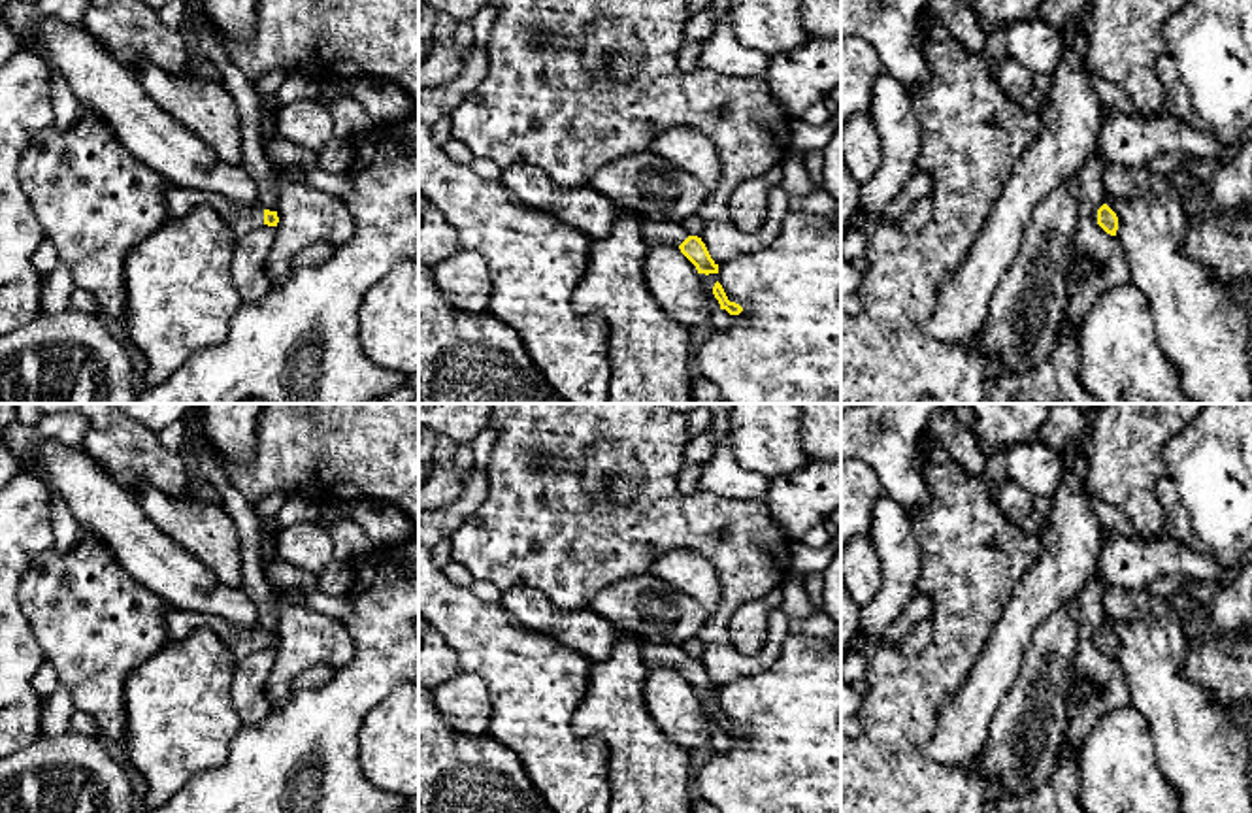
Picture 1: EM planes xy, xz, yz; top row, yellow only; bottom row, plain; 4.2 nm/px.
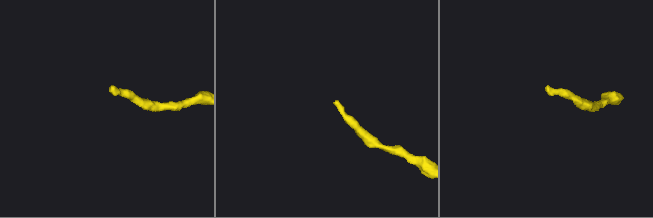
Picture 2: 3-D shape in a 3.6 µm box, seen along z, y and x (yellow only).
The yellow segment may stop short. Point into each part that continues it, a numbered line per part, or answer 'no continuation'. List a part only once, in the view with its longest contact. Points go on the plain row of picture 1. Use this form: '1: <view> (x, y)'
1: xy (180, 623)

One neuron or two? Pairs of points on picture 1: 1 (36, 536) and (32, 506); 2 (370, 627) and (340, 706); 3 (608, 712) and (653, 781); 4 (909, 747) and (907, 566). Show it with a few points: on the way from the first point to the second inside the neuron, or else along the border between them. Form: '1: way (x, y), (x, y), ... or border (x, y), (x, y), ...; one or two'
1: way (32, 529), (32, 514); one
2: way (370, 646), (370, 676), (359, 687); one
3: way (625, 729), (632, 736), (643, 764); one
4: border (921, 549), (921, 574), (915, 593); two

